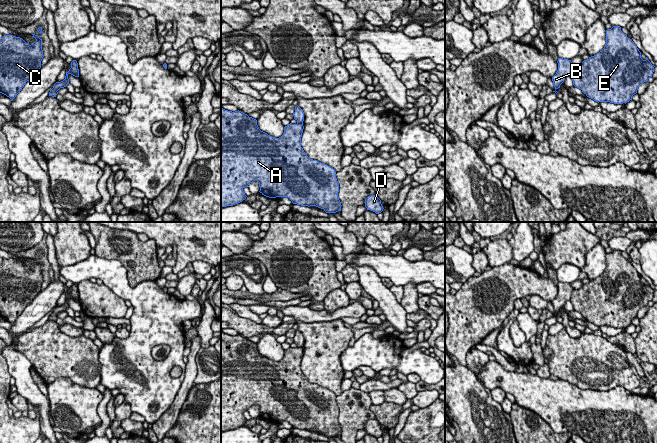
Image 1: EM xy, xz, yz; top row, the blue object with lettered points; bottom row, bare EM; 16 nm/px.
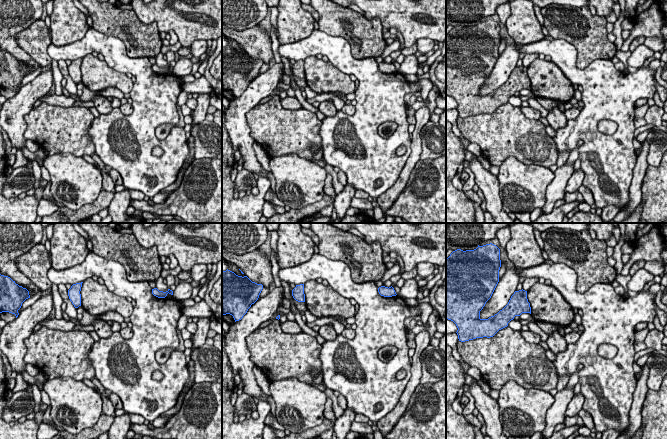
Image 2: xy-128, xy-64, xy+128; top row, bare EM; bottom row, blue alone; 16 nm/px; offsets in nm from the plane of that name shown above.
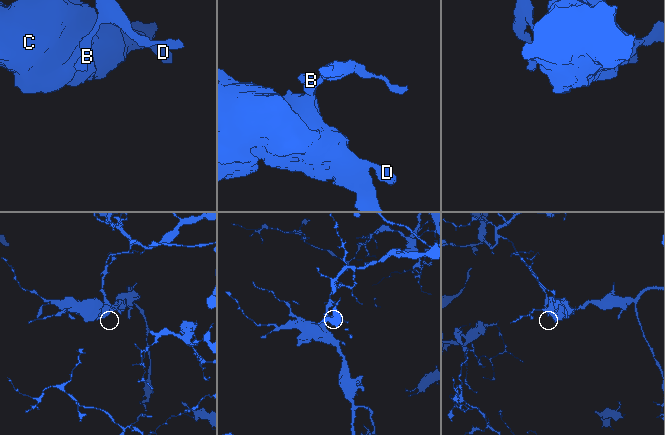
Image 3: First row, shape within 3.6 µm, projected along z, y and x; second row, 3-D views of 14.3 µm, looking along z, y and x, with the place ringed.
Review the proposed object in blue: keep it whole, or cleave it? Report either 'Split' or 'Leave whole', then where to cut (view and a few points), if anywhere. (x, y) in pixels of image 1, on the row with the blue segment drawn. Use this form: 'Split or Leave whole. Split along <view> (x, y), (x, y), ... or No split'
Split. Split along xy (69, 69), (78, 75)

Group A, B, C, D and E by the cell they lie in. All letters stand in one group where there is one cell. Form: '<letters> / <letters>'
A C D E / B

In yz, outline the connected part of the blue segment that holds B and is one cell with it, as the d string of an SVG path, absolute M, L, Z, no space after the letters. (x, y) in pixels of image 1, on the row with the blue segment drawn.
M558 58L557 63L558 70L552 77L553 85L556 90L560 88L560 85L564 82L565 78L571 75L571 70L573 67L571 60Z

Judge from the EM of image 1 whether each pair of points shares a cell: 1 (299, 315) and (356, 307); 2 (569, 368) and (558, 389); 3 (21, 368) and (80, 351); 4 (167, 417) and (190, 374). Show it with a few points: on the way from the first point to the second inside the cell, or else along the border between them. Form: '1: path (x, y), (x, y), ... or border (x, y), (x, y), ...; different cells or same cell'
1: path (313, 316), (334, 316), (342, 312); same cell
2: border (558, 378), (565, 379), (585, 389); different cells
3: border (15, 349), (32, 366); different cells
4: path (176, 406), (186, 385); same cell

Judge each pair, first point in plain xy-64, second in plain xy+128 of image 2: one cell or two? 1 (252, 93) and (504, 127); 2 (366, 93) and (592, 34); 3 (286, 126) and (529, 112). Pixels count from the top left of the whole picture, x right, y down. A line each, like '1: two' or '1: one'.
1: two
2: two
3: two

